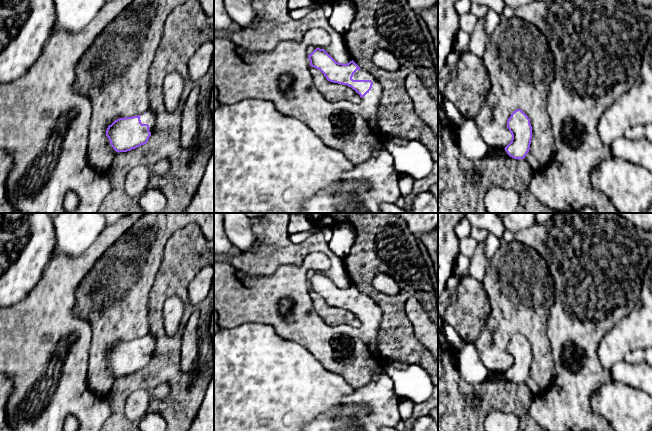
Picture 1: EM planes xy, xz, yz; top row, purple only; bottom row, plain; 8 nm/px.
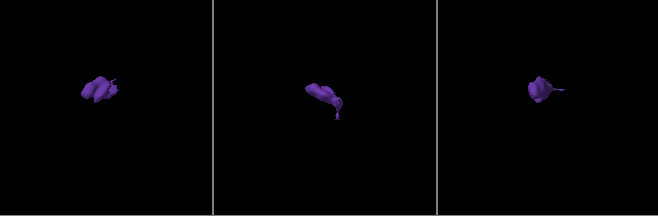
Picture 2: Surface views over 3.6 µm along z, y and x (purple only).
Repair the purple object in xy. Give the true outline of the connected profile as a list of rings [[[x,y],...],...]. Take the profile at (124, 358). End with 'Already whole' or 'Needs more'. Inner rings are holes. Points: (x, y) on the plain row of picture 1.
[[[148,334],[138,340],[119,342],[106,354],[116,376],[127,376],[148,366],[156,348],[156,338]]]. Needs more

